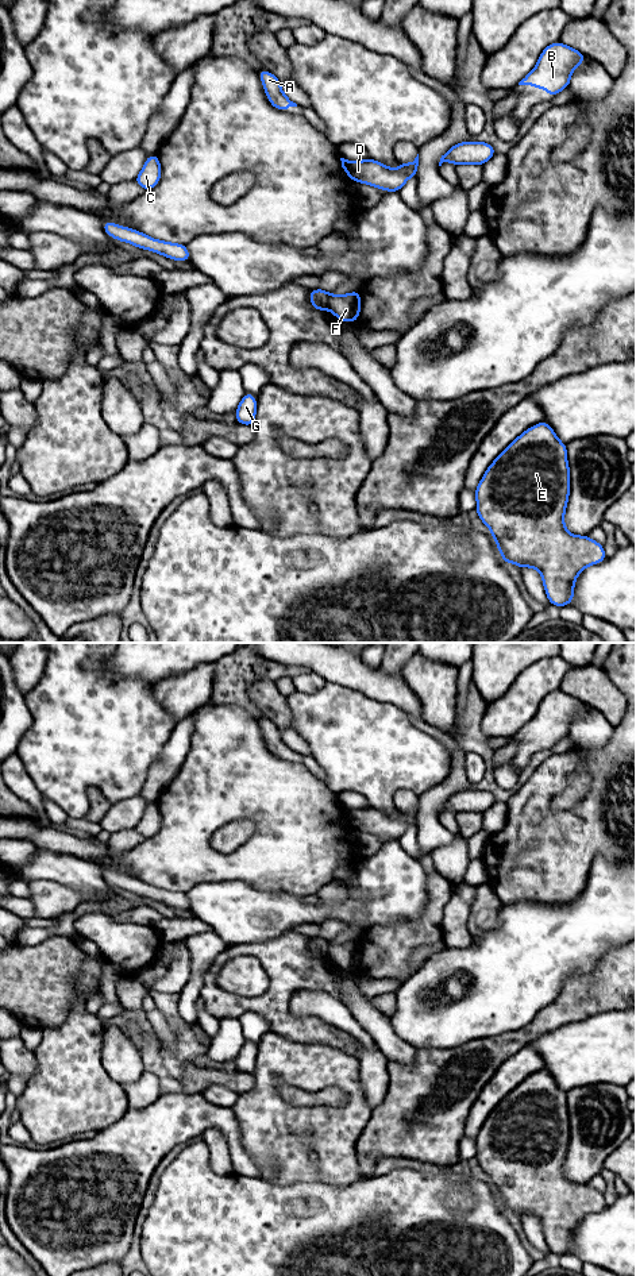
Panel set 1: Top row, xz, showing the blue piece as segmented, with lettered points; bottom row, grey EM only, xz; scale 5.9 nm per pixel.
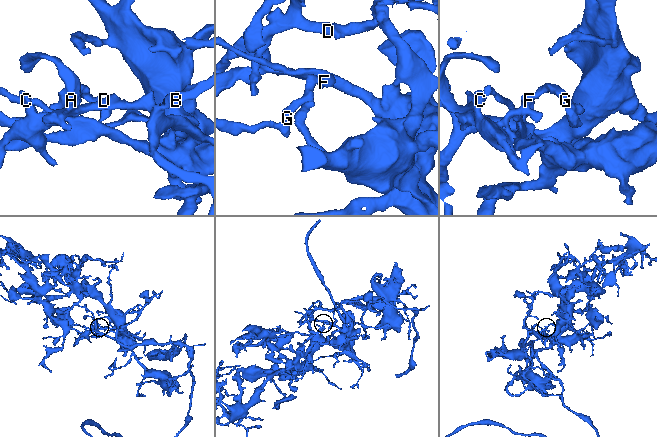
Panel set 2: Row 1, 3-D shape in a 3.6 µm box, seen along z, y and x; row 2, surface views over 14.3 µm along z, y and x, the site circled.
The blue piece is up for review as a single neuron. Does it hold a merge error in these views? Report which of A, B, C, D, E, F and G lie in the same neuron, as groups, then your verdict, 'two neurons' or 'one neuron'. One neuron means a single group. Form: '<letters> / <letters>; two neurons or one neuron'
A B C D E G / F; two neurons

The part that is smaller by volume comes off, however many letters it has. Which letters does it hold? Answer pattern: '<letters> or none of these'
F

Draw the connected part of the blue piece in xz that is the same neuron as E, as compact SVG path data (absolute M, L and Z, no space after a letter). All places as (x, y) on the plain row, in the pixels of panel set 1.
M547 1069L519 1083L487 1115L475 1137L475 1159L490 1176L504 1210L516 1211L521 1218L535 1215L543 1226L550 1252L560 1256L571 1252L579 1221L606 1207L602 1192L564 1176L568 1142L567 1095Z

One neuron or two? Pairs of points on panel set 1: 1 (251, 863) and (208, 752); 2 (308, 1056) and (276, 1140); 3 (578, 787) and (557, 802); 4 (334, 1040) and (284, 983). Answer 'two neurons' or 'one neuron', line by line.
1: one neuron
2: one neuron
3: one neuron
4: one neuron

